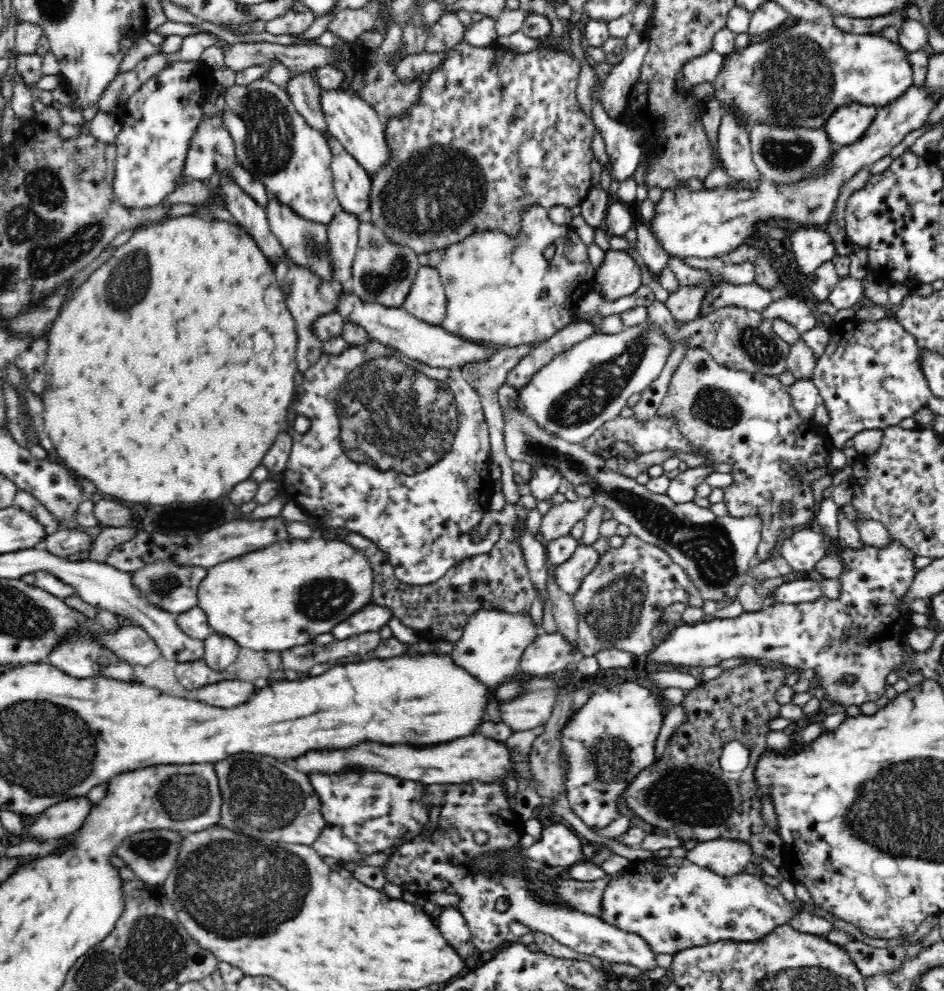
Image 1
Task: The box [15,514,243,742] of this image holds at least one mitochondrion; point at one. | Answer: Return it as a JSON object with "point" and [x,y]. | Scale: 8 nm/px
{"point":[161,585]}

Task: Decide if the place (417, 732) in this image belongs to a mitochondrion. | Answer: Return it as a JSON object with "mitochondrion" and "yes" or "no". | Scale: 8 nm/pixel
{"mitochondrion":"yes"}

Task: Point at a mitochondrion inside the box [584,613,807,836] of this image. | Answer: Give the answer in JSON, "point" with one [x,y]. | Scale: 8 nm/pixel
{"point":[669,795]}

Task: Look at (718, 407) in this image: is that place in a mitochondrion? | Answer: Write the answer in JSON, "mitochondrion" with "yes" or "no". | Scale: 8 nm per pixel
{"mitochondrion":"yes"}

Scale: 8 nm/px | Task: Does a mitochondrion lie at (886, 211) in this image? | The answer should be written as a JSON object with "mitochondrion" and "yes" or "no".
{"mitochondrion":"no"}

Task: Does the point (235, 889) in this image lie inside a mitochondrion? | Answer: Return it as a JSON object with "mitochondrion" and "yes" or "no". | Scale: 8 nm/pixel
{"mitochondrion":"yes"}

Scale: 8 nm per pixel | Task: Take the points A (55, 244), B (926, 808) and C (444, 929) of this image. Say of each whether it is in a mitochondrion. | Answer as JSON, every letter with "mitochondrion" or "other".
{"A":"mitochondrion","B":"mitochondrion","C":"other"}

